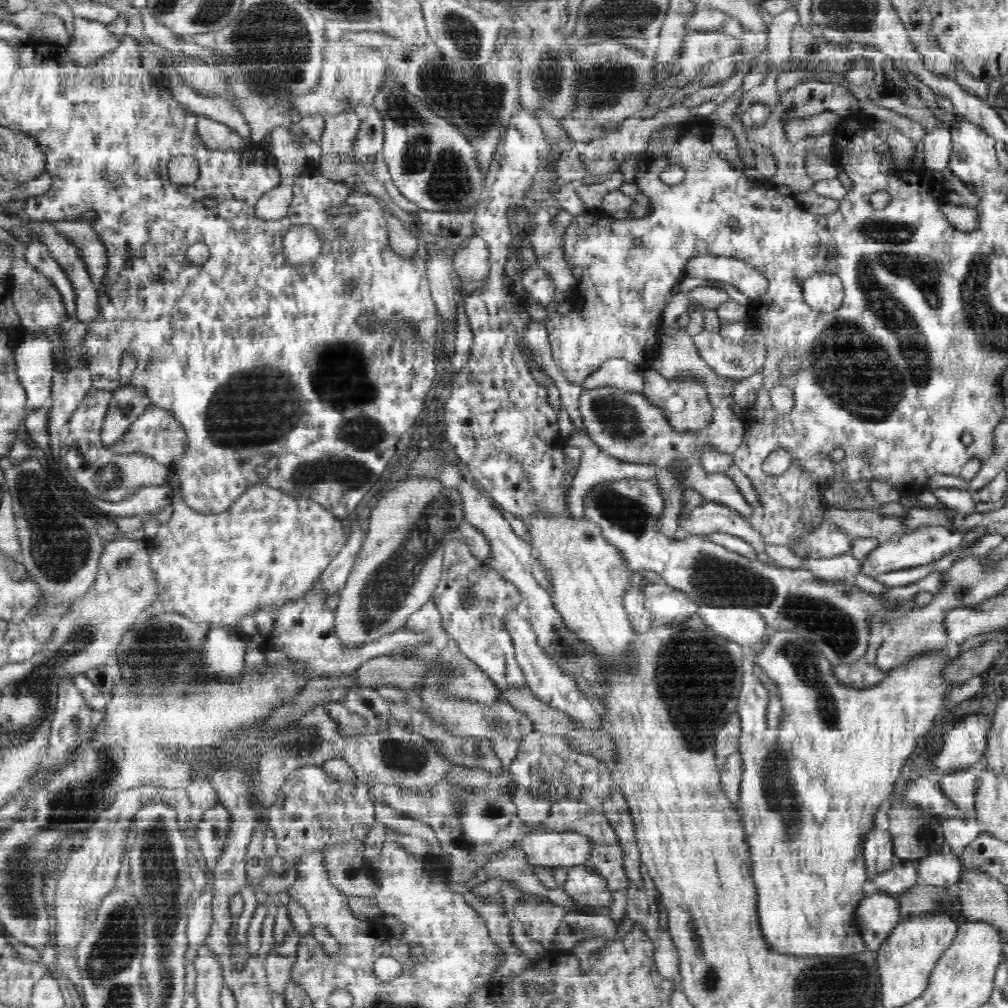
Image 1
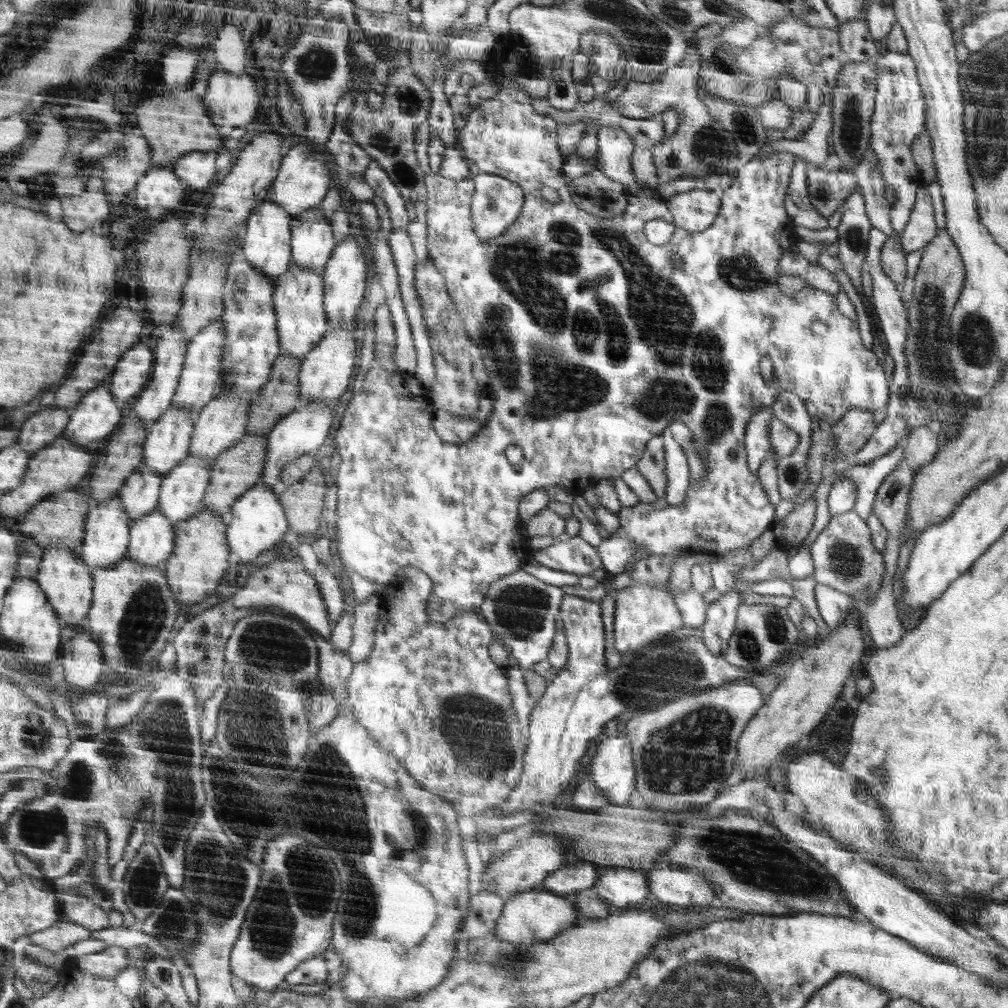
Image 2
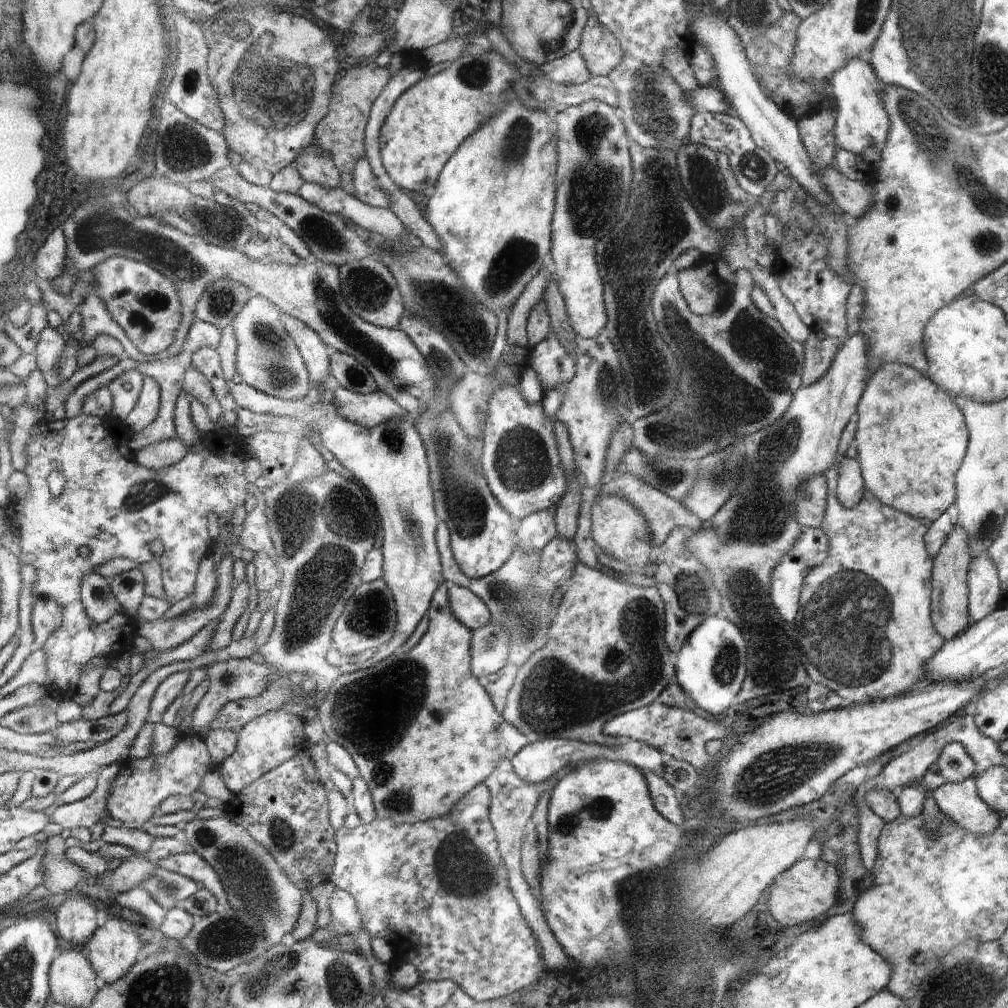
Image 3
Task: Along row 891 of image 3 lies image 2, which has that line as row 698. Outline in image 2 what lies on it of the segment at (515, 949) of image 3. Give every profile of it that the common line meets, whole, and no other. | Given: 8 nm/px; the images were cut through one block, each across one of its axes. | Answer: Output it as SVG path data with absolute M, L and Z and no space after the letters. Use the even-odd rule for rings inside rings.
M404 567L397 573L395 578L387 585L386 590L379 593L380 610L378 610L378 622L376 624L376 638L372 649L366 660L355 664L353 674L349 678L349 694L346 697L346 704L354 710L354 716L358 716L358 722L369 730L370 736L382 744L388 752L398 756L406 768L410 768L410 776L414 776L422 788L430 788L430 792L442 796L444 800L450 800L454 804L454 810L460 816L472 816L484 812L486 808L498 806L506 802L510 794L515 790L517 784L524 774L524 760L528 744L528 730L520 726L516 718L516 712L512 706L512 696L508 690L508 678L491 656L488 656L488 644L492 642L490 625L484 624L480 614L470 614L470 611L460 611L454 619L438 624L428 614L427 602L433 592L433 582L422 569L416 567Z

